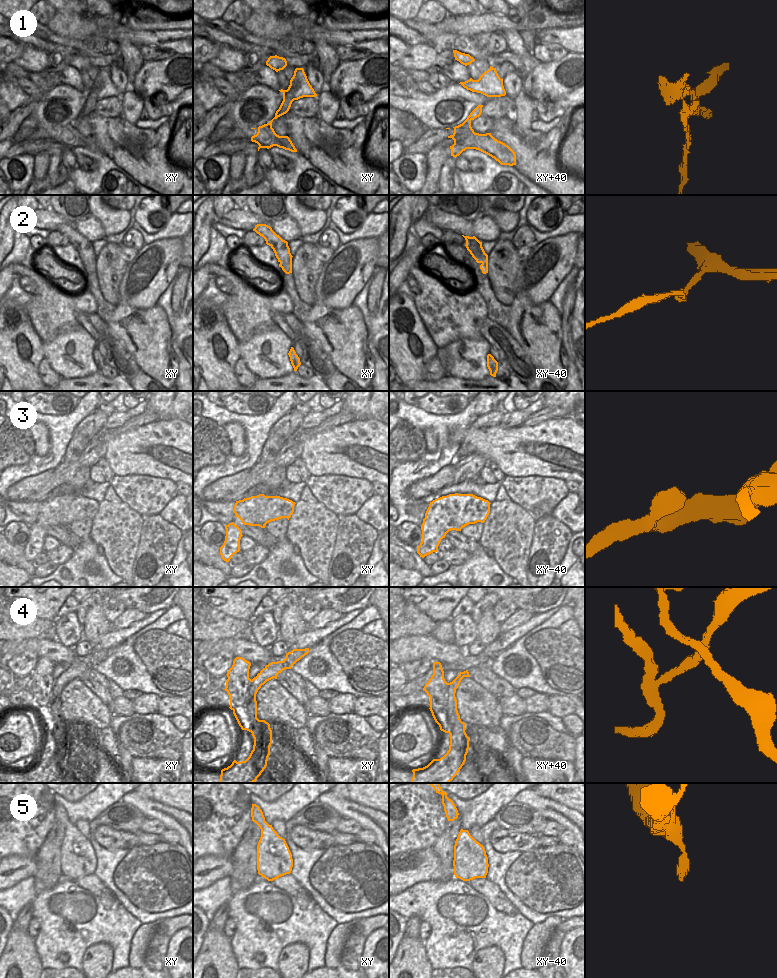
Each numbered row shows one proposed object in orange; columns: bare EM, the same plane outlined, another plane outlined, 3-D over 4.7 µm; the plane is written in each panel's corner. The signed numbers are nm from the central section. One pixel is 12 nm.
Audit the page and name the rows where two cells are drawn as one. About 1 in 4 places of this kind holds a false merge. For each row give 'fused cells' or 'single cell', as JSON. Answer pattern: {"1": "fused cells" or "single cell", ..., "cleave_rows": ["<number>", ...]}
{"1": "fused cells", "2": "single cell", "3": "single cell", "4": "fused cells", "5": "single cell", "cleave_rows": ["1", "4"]}

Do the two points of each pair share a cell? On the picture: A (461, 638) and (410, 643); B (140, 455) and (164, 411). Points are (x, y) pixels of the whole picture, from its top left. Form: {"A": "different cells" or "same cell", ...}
{"A": "different cells", "B": "different cells"}

